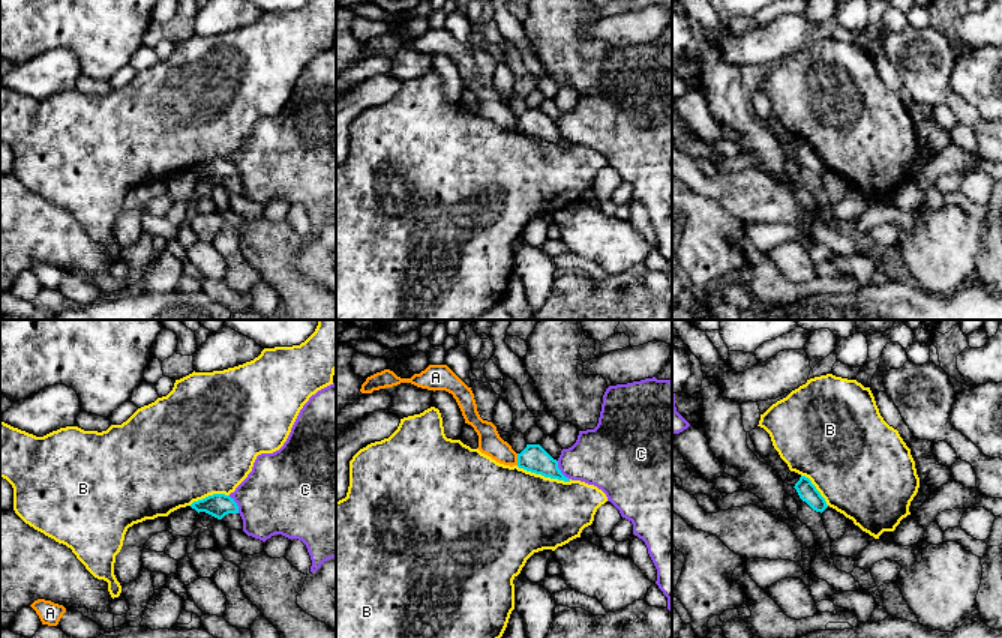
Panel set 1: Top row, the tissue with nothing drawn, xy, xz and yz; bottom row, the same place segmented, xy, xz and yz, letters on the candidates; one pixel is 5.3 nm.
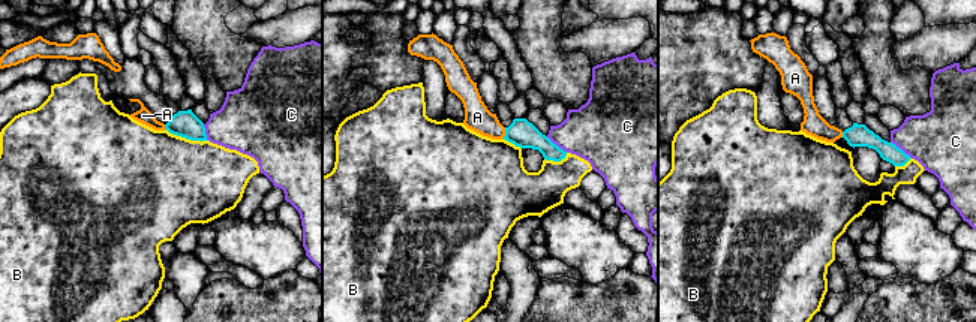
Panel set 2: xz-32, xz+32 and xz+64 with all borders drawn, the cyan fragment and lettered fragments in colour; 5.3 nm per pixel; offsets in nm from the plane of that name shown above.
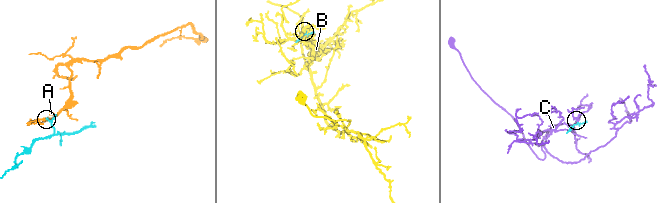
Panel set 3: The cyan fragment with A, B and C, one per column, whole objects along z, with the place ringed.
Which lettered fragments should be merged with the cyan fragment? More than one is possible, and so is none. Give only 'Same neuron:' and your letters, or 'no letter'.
Same neuron: no letter

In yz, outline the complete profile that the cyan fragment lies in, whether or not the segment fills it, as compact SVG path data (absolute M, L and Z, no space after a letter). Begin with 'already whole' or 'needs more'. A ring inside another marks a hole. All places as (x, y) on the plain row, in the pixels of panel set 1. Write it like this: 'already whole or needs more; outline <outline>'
already whole; outline M801 140L794 150L802 165L806 165L813 174L824 176L828 168L812 144L806 140Z

